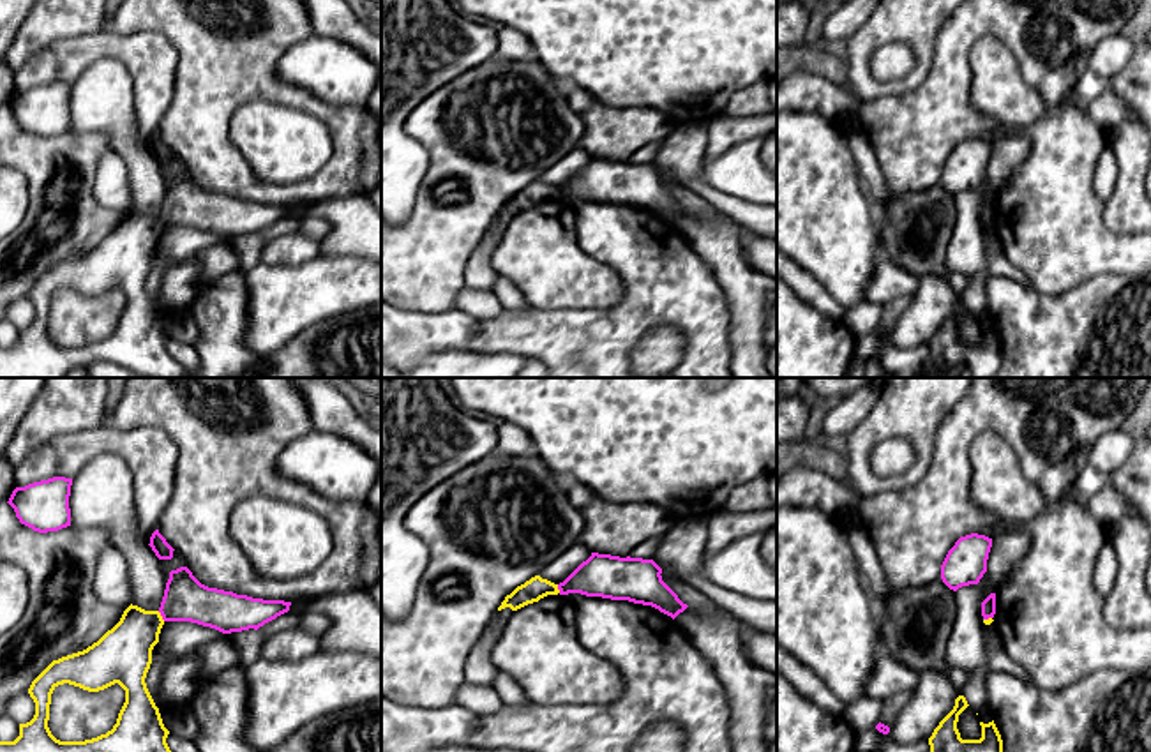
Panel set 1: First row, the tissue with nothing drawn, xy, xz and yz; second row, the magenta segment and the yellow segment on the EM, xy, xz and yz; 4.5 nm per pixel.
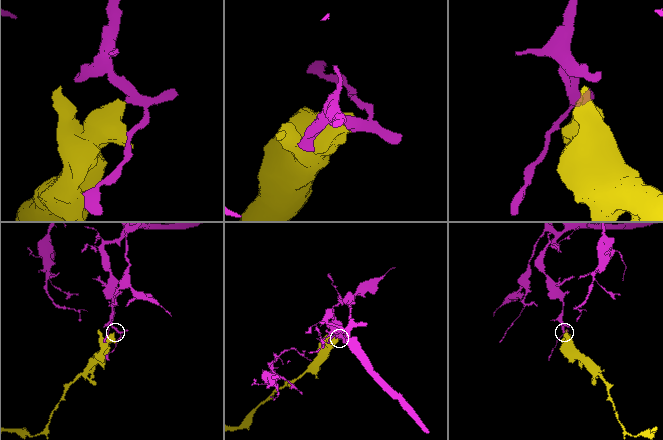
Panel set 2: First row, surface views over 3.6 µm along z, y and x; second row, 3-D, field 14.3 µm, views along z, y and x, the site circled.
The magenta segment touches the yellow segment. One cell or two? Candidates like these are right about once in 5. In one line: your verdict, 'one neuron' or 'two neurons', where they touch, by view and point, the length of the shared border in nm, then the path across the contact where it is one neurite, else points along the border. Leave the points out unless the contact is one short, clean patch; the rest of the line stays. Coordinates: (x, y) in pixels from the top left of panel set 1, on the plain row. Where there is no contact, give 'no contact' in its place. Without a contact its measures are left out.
two neurons; meets magenta in xy at (161, 219); contact 60 nm long; border along xy (157, 216), (165, 225)

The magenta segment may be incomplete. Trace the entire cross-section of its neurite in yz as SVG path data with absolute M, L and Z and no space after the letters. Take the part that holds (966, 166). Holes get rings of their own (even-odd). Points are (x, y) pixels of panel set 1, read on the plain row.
M971 138L960 141L941 169L943 187L953 196L978 189L987 177L990 152L992 143L985 139Z

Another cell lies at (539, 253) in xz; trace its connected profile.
M547 199L512 217L491 261L538 311L591 311L620 304L616 274L577 244L577 208Z

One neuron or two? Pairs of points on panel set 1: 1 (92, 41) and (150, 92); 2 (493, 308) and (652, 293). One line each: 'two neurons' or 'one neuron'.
1: one neuron
2: two neurons

